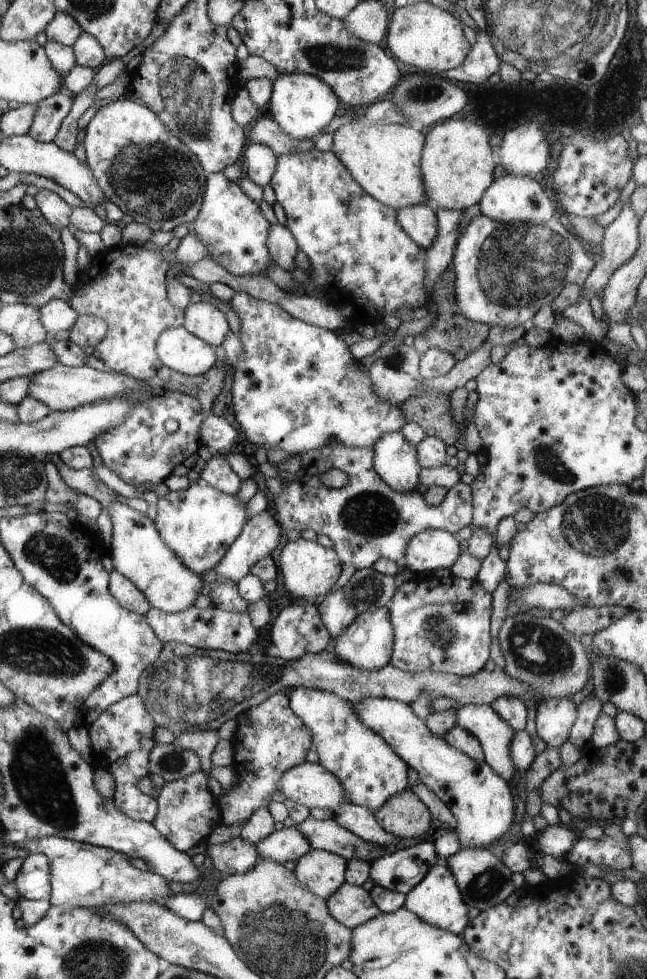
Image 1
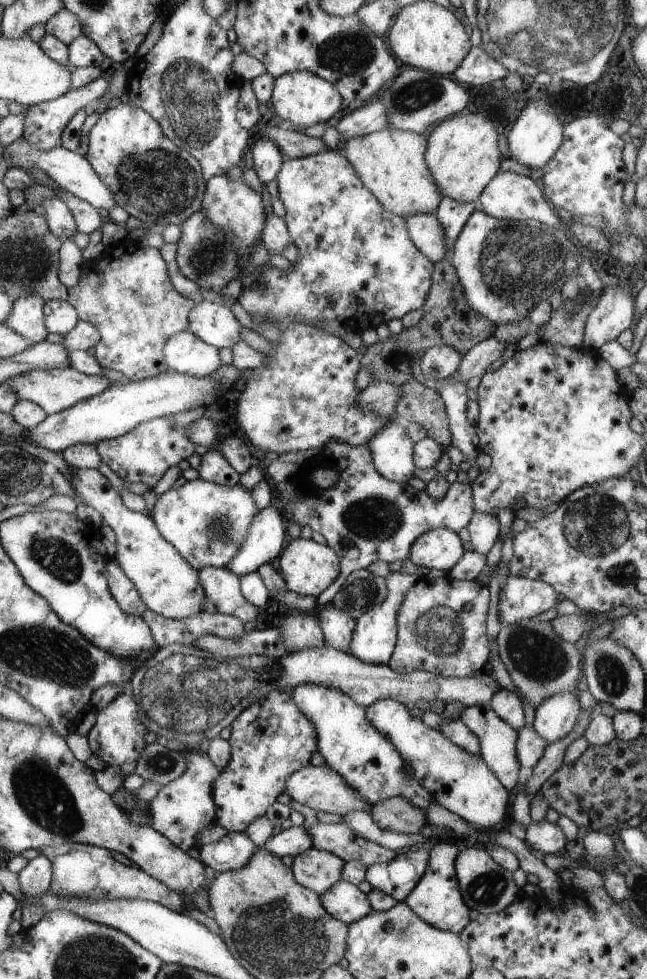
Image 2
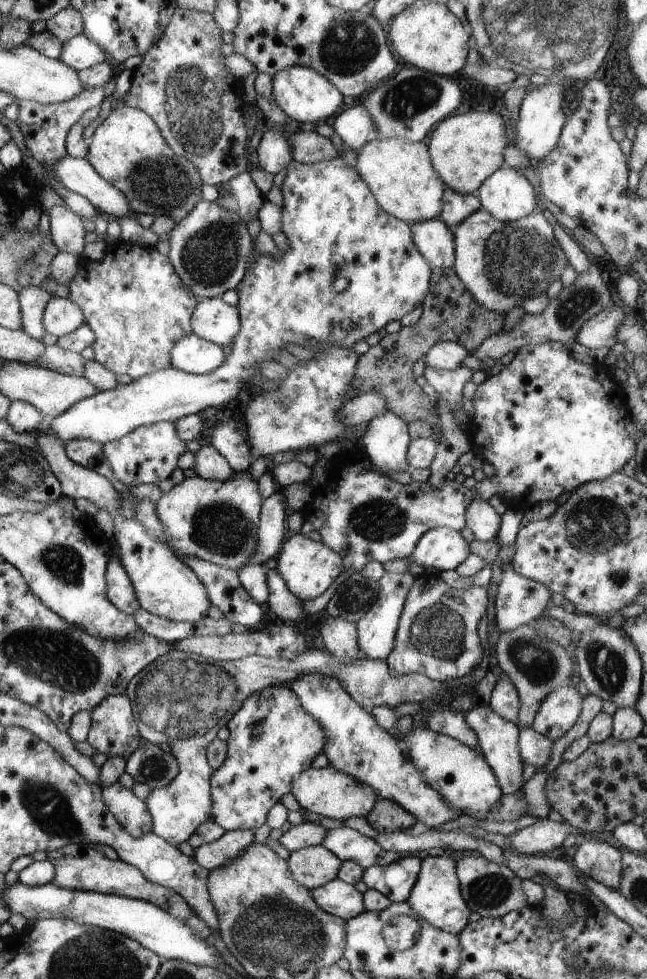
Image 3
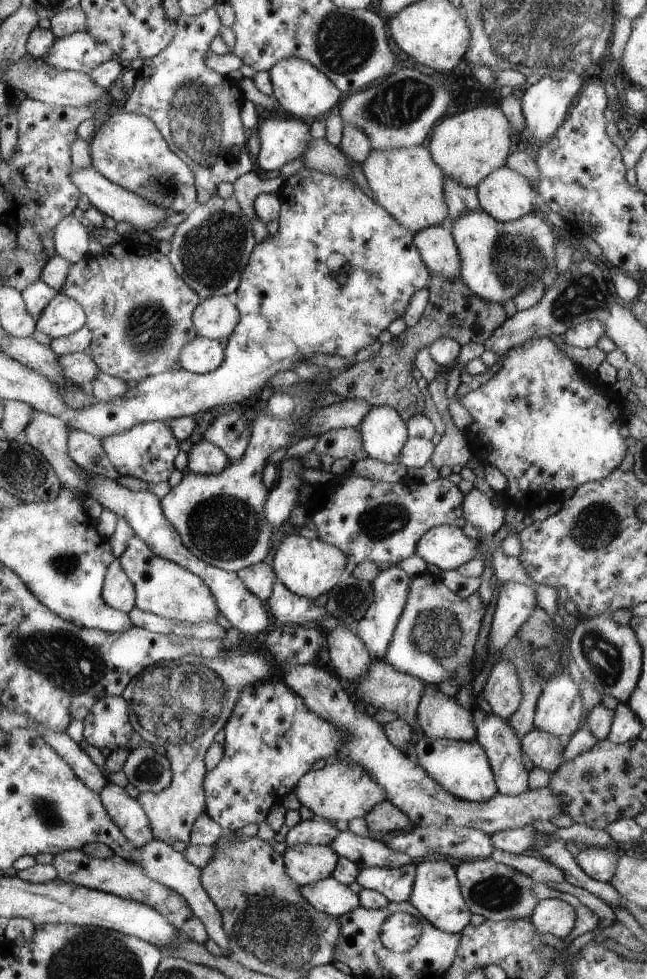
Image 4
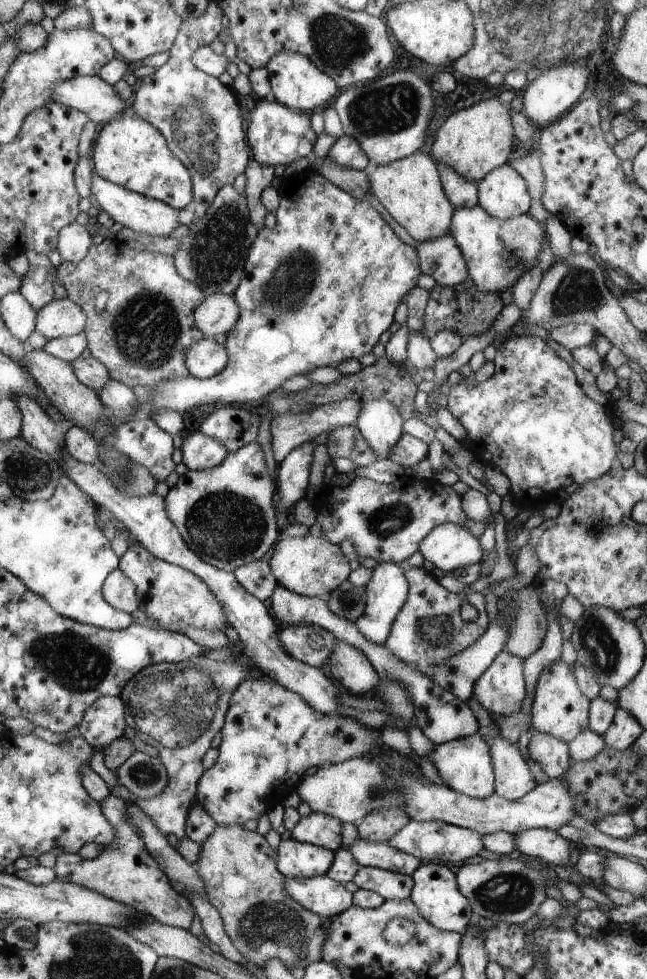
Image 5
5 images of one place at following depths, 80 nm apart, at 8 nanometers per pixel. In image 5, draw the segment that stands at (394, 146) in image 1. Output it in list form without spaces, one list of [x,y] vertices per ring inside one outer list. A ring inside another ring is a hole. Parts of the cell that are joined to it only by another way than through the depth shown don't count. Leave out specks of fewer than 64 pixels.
[[[416,151],[386,165],[371,165],[368,172],[371,192],[418,243],[450,234],[455,206],[445,195],[437,164],[430,154]]]

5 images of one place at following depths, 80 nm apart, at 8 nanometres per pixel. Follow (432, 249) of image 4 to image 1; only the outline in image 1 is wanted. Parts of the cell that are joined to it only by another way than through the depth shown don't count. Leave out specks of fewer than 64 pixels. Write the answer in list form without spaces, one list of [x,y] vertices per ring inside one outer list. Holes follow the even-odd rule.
[[[426,204],[412,205],[396,211],[400,226],[424,252],[433,245],[438,234],[435,210],[433,206]]]

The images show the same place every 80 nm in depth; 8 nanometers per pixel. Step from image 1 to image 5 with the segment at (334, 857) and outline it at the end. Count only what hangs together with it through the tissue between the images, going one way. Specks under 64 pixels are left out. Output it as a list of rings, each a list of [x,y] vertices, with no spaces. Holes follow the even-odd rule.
[[[282,838],[276,850],[278,870],[284,877],[299,879],[325,875],[335,853],[292,838]]]

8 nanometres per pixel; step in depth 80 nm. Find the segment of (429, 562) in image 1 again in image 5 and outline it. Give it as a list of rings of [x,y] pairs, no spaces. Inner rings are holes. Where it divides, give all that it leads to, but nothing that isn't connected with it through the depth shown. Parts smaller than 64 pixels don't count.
[[[438,525],[420,542],[419,551],[435,568],[447,573],[479,563],[483,558],[479,538],[464,525]]]

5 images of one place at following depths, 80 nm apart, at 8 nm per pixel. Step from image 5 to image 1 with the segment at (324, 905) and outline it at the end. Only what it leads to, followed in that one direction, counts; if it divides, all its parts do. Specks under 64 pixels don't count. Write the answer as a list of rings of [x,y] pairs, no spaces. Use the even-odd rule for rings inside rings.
[[[346,882],[325,901],[330,914],[340,924],[351,929],[364,924],[367,920],[372,920],[381,913],[368,891],[362,886]]]

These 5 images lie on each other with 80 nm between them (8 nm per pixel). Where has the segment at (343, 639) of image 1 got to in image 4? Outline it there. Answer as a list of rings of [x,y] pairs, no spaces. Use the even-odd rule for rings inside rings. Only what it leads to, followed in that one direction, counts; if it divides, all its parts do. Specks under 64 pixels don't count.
[[[397,565],[381,570],[371,582],[373,586],[373,600],[361,618],[354,624],[354,631],[369,650],[374,659],[384,658],[388,650],[389,642],[392,640],[397,620],[406,604],[411,577]]]

